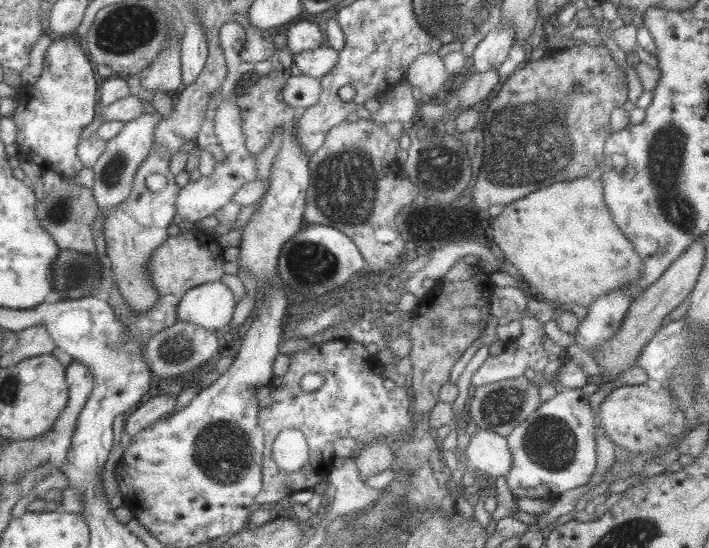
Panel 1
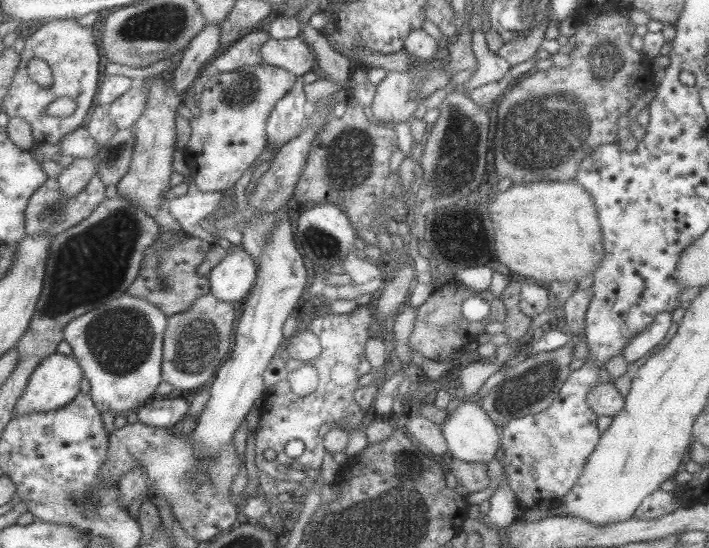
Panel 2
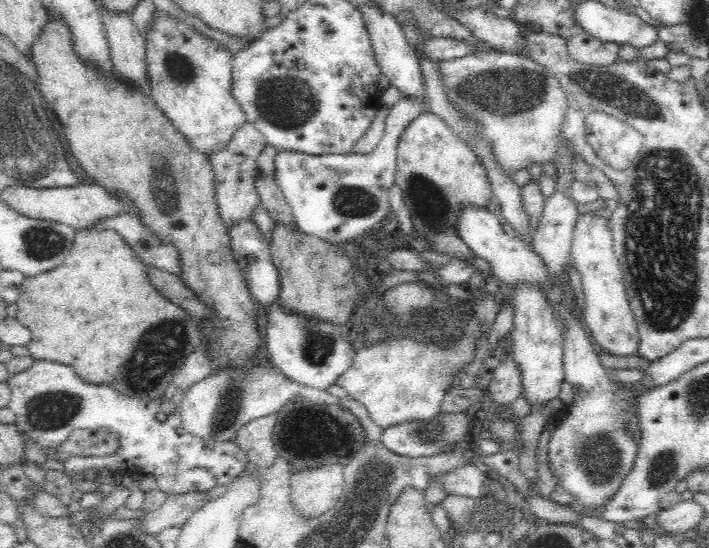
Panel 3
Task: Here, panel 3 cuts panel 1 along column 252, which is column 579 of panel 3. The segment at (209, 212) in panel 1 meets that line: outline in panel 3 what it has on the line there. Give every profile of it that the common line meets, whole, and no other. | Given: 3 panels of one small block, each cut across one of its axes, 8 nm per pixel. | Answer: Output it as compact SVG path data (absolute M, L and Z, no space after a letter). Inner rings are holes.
M502 51L470 53L452 60L432 62L432 65L438 73L438 81L448 105L463 119L466 136L460 139L470 141L470 150L484 168L481 152L486 149L492 153L492 167L506 177L511 177L515 172L528 171L532 166L550 164L554 166L555 172L566 171L572 180L596 188L598 198L604 201L616 198L616 189L608 176L600 169L588 165L572 143L562 137L562 123L568 108L567 94L559 80L543 66L526 57Z

